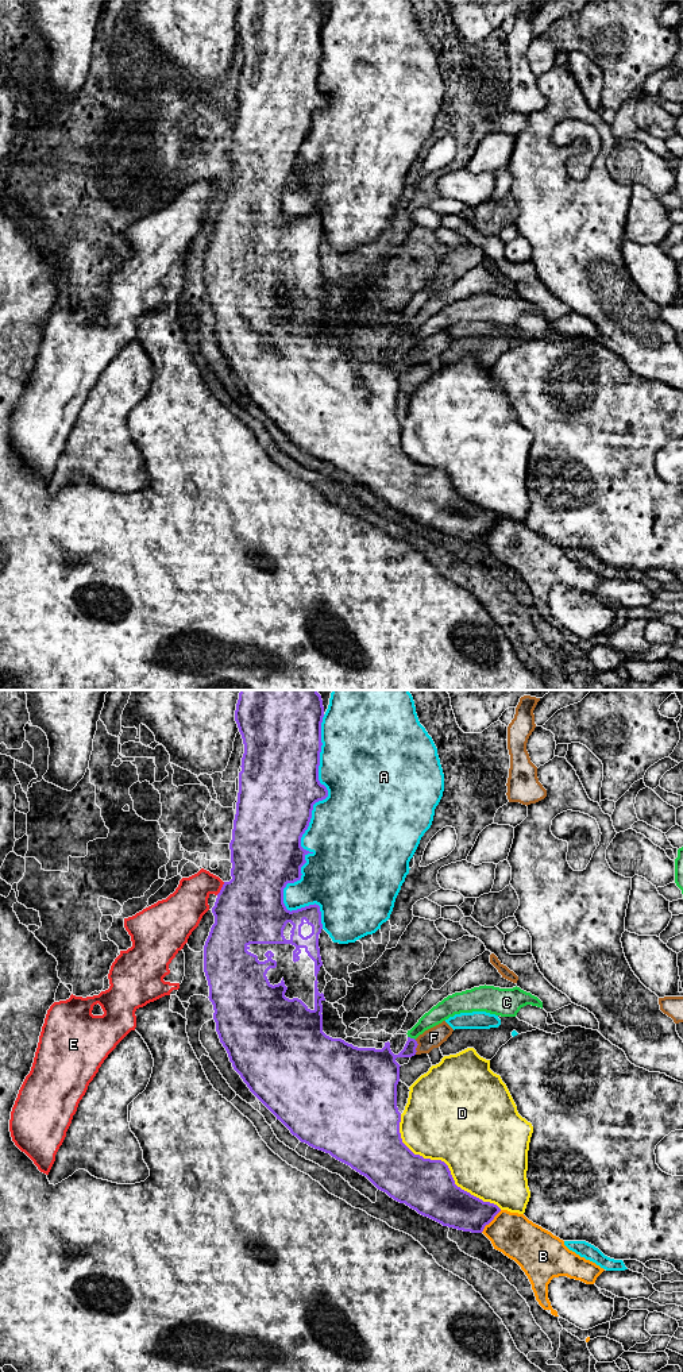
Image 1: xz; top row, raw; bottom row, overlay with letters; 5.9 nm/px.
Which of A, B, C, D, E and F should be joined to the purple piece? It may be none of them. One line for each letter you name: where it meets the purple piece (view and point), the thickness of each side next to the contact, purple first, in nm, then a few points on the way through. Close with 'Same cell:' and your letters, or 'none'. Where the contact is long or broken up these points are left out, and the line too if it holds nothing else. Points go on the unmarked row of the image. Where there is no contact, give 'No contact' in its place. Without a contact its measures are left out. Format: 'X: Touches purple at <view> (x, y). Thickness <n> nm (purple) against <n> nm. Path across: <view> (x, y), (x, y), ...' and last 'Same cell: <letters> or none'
F: Touches purple at xz (416, 355). Thickness 200 nm (purple) against 120 nm. Path across: xz (381, 378), (394, 365), (416, 355), (433, 346)
Same cell: F

